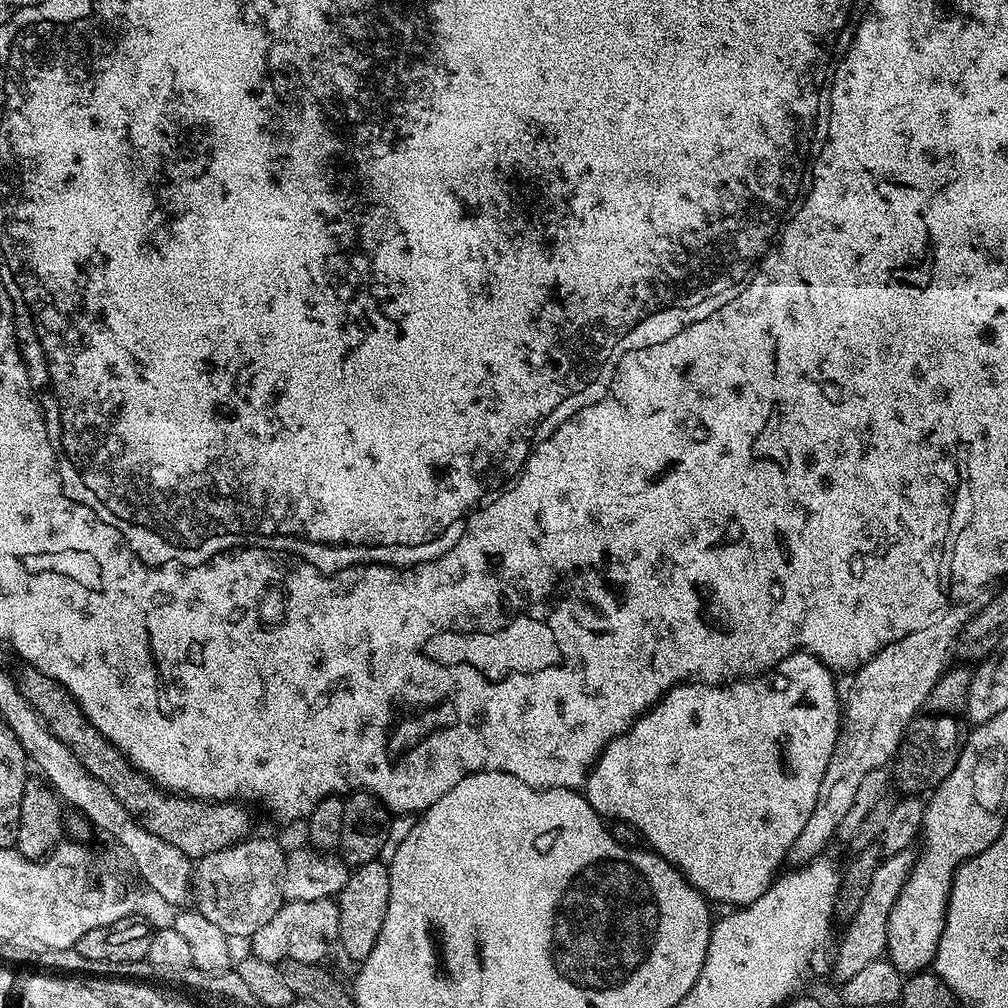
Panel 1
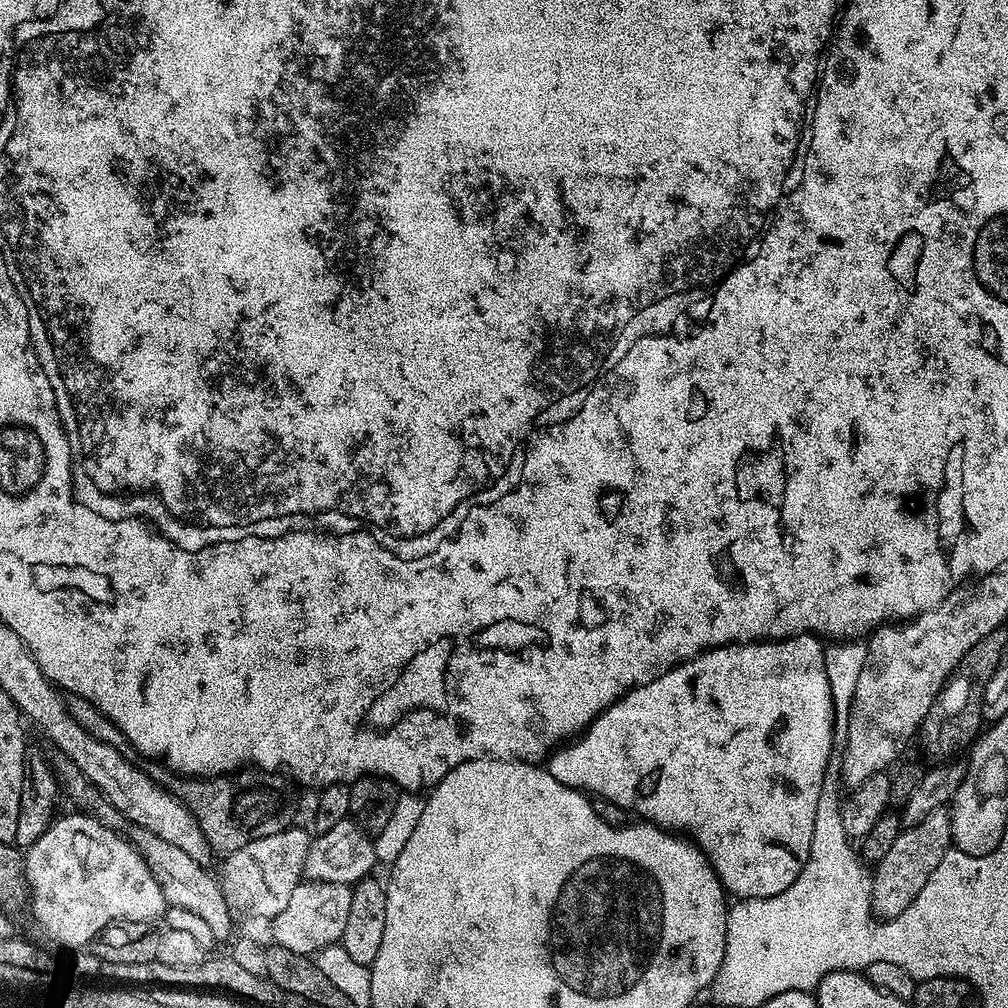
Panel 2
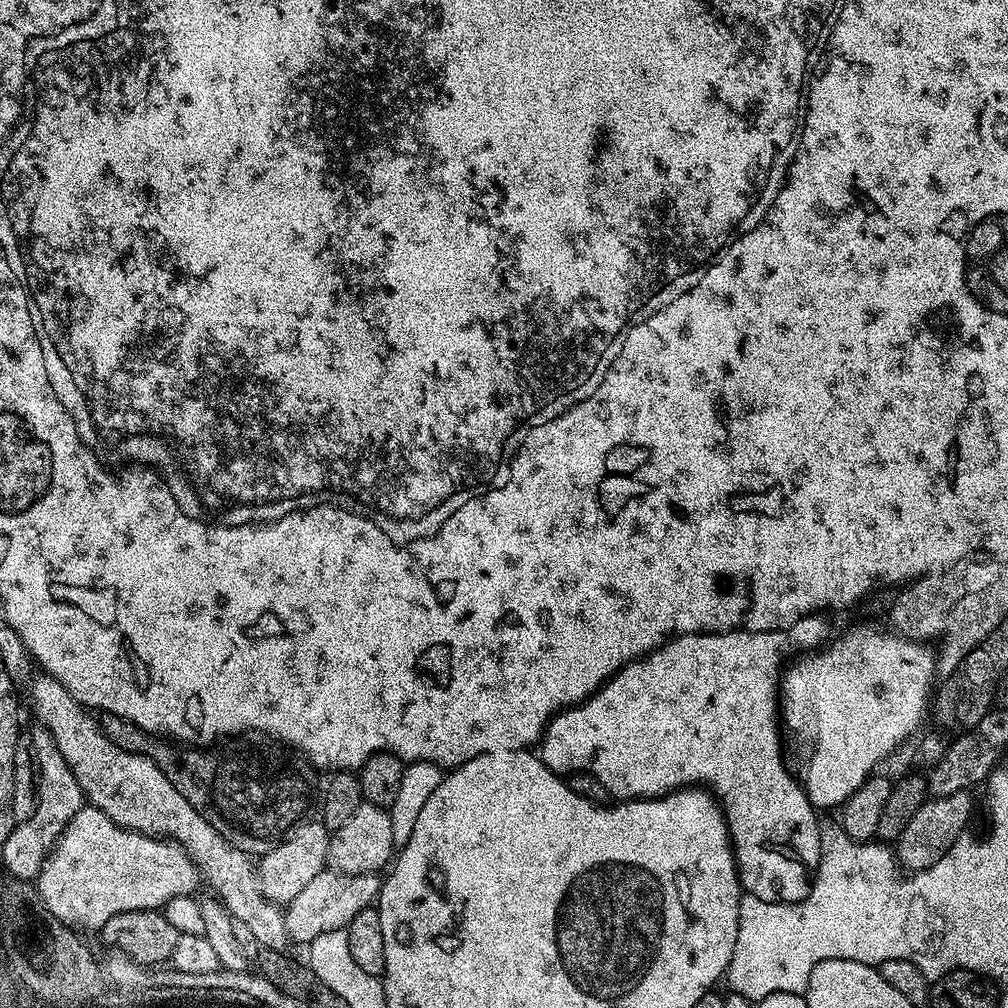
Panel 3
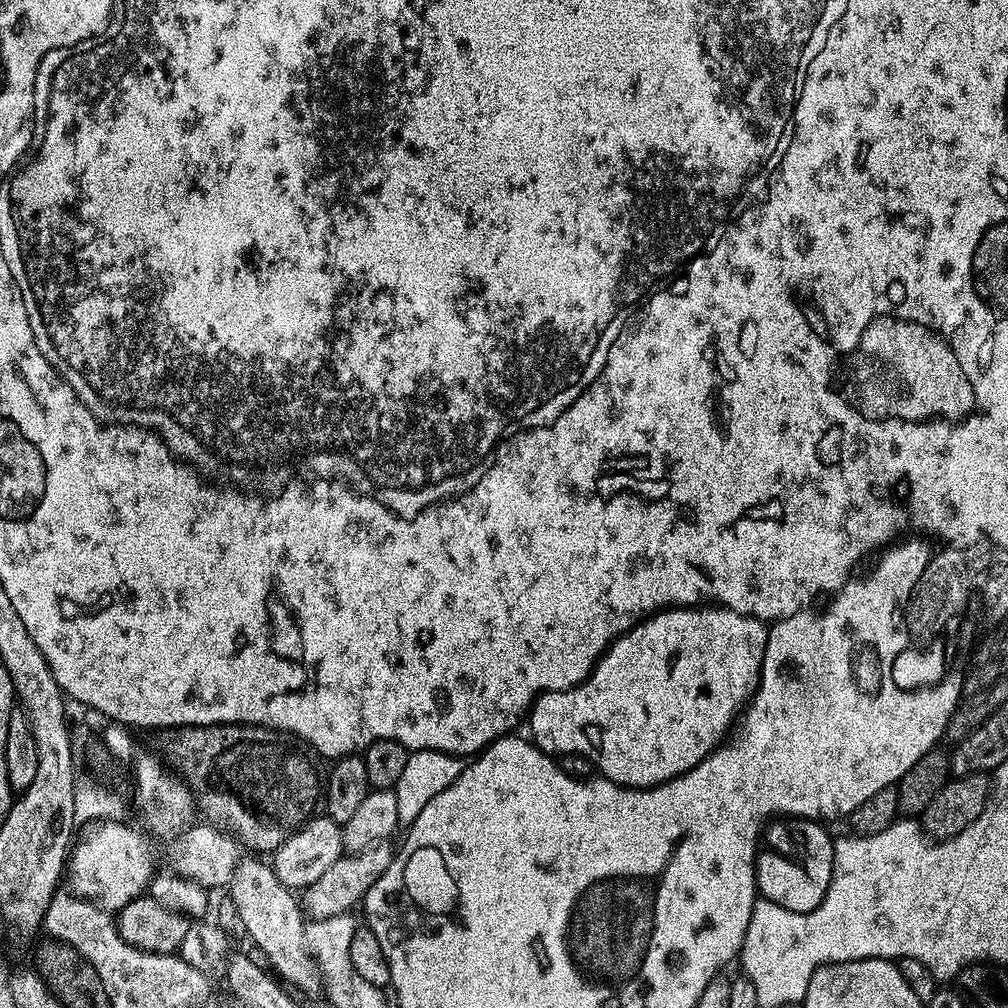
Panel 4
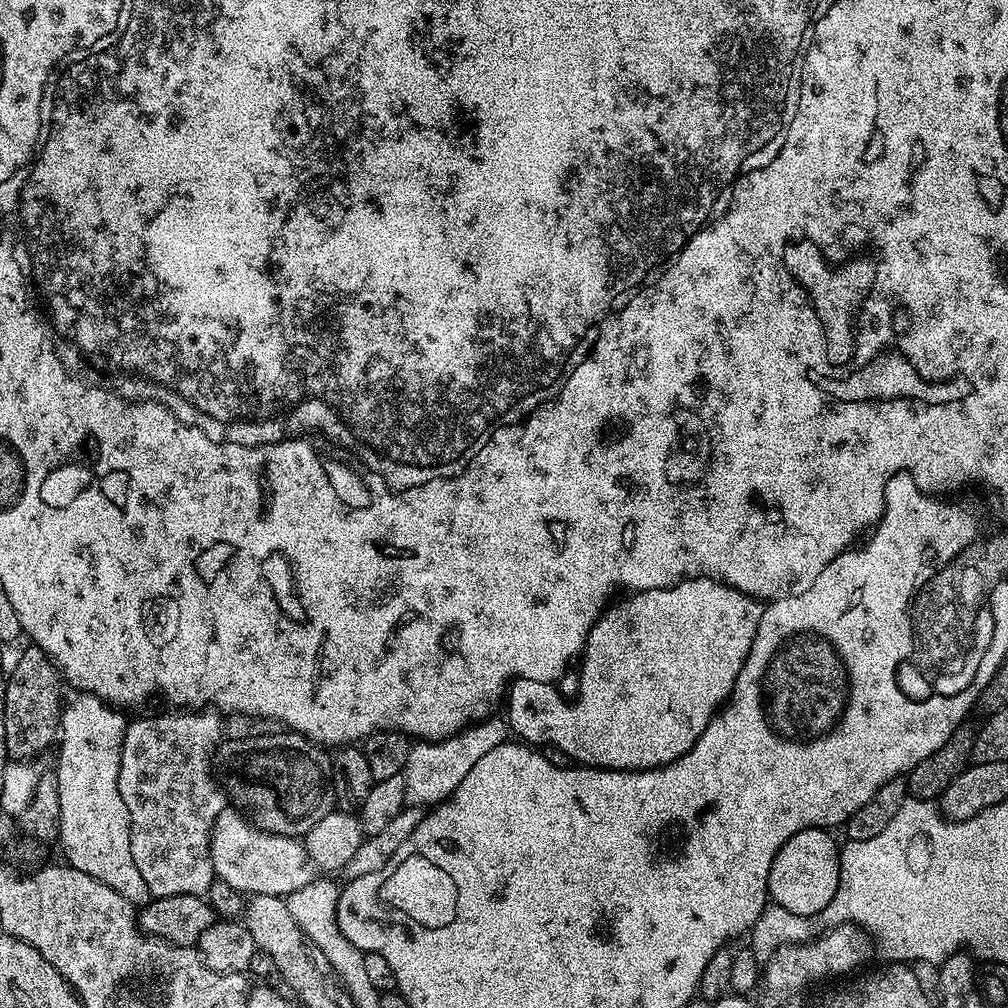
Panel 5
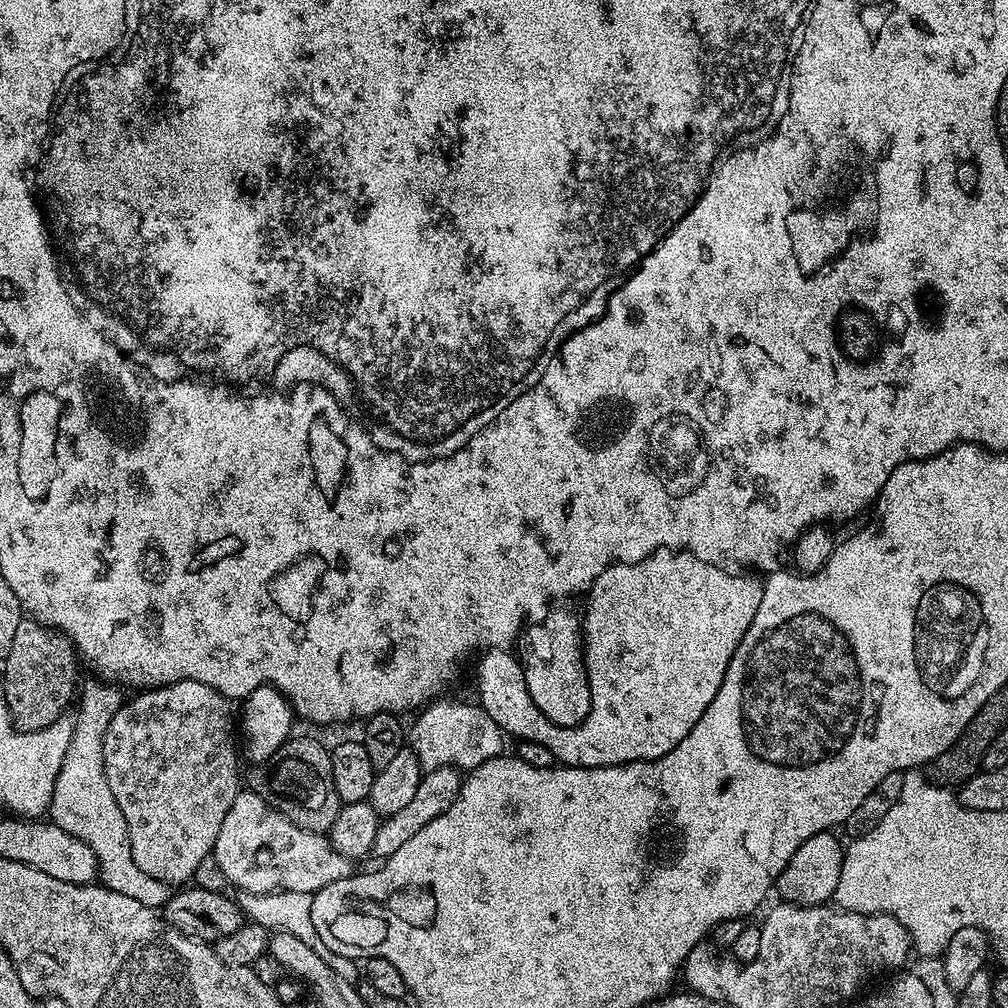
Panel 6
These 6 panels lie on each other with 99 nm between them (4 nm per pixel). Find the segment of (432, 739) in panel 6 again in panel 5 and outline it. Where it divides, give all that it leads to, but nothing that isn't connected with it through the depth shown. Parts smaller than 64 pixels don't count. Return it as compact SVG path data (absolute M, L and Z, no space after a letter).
M493 714L487 720L479 720L458 734L444 740L421 740L408 749L406 766L403 770L406 801L412 806L435 806L448 799L453 790L470 774L471 768L494 746L502 746L510 736L507 719Z

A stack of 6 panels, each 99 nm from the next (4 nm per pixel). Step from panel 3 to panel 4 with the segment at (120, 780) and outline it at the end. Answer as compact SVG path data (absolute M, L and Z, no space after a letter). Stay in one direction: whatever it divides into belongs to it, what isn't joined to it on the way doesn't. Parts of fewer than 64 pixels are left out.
M241 859L230 885L231 898L246 926L244 936L251 943L262 946L266 958L270 958L272 963L271 971L285 985L291 986L297 993L305 992L308 998L319 997L322 992L322 973L317 957L308 953L308 944L304 941L306 916L301 901L293 889L278 882L271 863L262 864L258 861L261 859L252 859L256 860Z

